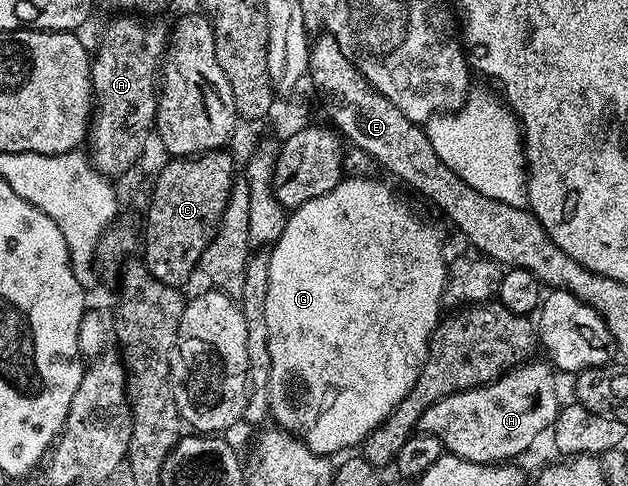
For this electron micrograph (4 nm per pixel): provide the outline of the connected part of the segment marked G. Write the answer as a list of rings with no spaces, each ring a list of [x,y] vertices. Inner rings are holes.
[[[357,174],[352,177],[354,180],[348,178],[342,179],[339,184],[329,192],[323,194],[321,197],[311,198],[310,201],[303,202],[298,208],[292,209],[288,213],[285,229],[277,243],[272,245],[271,251],[268,253],[269,259],[269,281],[267,282],[266,294],[266,320],[267,320],[267,338],[269,339],[269,356],[271,358],[270,366],[270,381],[267,382],[269,411],[268,415],[271,417],[272,423],[276,427],[286,431],[297,434],[298,439],[304,441],[311,451],[317,455],[334,455],[333,452],[349,448],[357,445],[357,447],[364,443],[366,437],[369,436],[371,430],[375,430],[384,420],[387,419],[395,410],[395,406],[399,406],[399,402],[403,402],[403,398],[407,398],[407,394],[415,386],[415,382],[421,373],[421,367],[424,366],[426,358],[429,356],[429,341],[433,339],[433,330],[439,323],[439,317],[442,315],[443,301],[445,298],[445,277],[447,275],[447,256],[445,260],[445,252],[441,249],[441,232],[429,220],[421,220],[421,216],[404,200],[401,196],[396,196],[387,185],[381,180],[365,180],[364,175]]]

